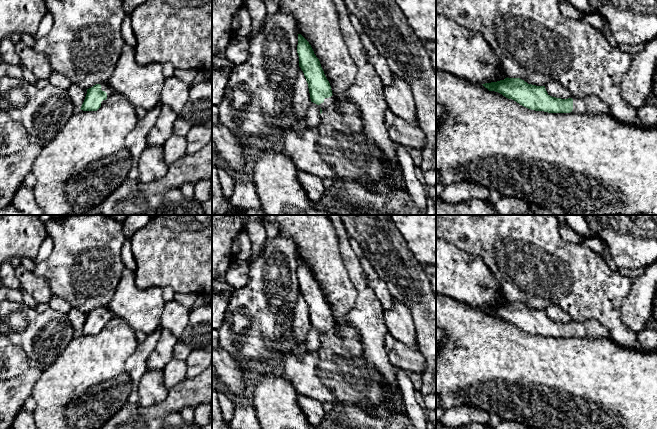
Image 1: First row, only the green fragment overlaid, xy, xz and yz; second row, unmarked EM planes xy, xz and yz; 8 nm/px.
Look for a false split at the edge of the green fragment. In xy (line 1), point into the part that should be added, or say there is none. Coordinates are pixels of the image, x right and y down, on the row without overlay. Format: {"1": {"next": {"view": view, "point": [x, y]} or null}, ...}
{"1": {"next": {"view": "xy", "point": [105, 311]}}}

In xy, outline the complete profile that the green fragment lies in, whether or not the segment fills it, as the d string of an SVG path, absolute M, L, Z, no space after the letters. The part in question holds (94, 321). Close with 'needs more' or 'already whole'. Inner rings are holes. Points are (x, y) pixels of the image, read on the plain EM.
M108 307L96 308L87 313L85 324L80 333L83 335L97 335L112 317L113 314Z; needs more

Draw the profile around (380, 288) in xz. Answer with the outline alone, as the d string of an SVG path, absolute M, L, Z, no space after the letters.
M363 255L360 258L361 266L366 274L366 278L374 290L377 298L385 310L391 309L393 298L388 290L386 283L380 278L368 259Z

